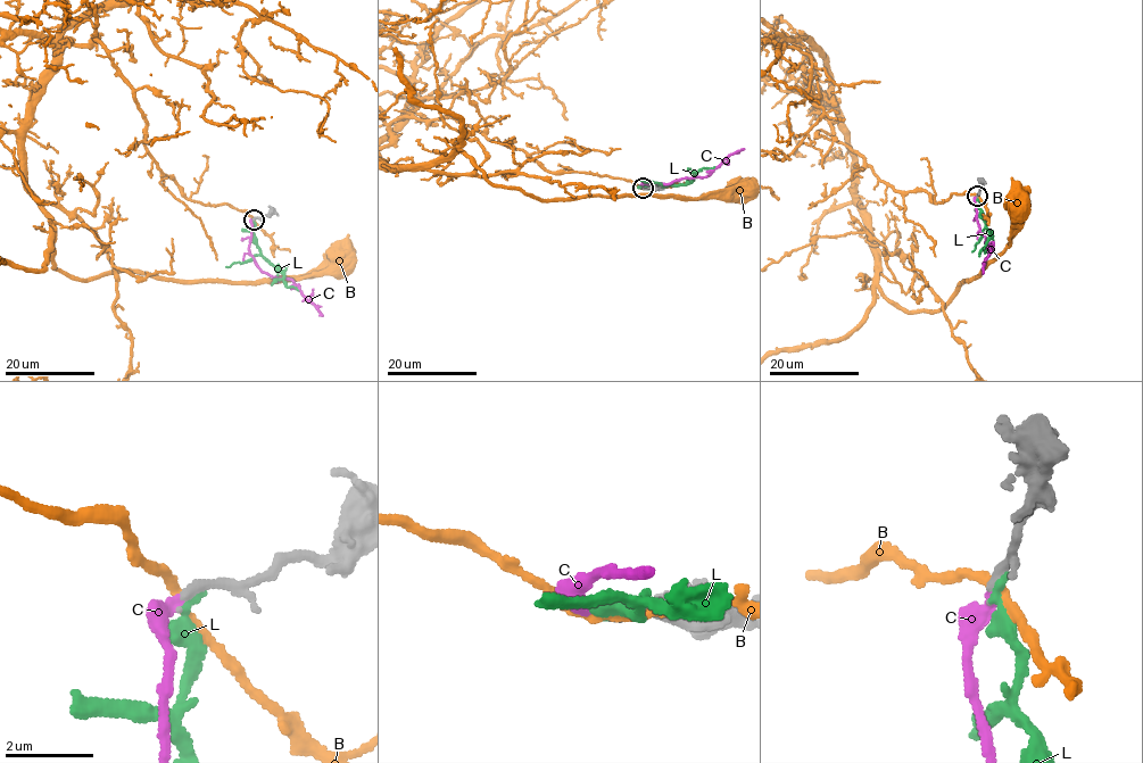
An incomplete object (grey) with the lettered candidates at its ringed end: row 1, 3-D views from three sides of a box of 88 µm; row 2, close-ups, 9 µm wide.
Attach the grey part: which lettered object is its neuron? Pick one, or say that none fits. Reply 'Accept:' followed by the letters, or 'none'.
Accept: C

